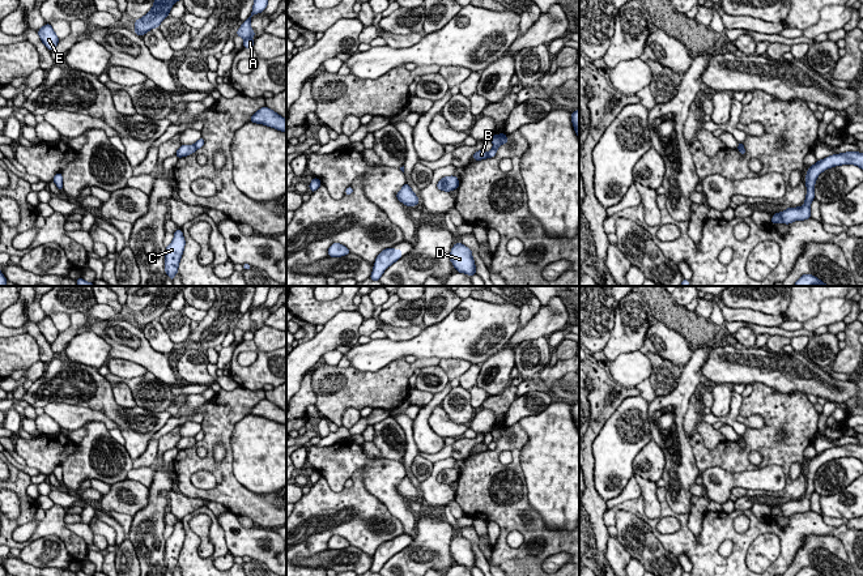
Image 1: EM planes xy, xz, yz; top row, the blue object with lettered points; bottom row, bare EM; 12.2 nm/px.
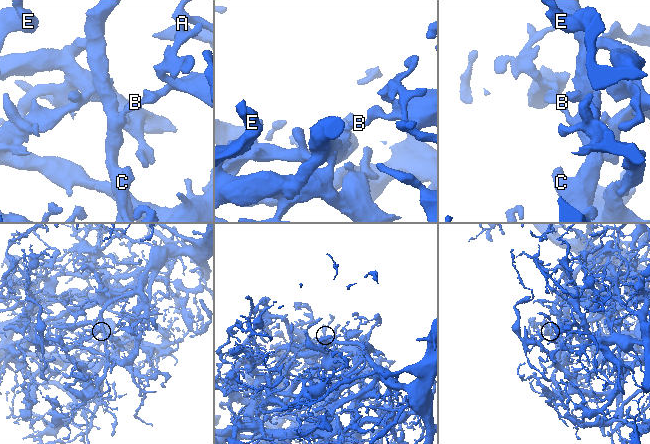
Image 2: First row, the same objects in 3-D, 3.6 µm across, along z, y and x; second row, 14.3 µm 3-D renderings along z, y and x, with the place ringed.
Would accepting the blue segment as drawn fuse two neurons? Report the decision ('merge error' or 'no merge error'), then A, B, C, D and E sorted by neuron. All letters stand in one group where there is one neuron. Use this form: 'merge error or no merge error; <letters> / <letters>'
merge error; A C D E / B

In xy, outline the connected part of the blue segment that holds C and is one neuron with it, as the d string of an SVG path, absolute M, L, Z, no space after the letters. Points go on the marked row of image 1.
M180 229L174 231L173 234L174 239L166 247L166 255L165 255L165 272L171 281L174 281L174 276L178 273L179 261L186 246L186 240L183 238L183 232Z

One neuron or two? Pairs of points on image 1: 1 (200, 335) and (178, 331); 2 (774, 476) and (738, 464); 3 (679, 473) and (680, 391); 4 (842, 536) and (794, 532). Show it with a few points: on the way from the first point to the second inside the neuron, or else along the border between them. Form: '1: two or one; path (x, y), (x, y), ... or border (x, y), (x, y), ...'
1: two; border (191, 331), (187, 340), (177, 348)
2: two; border (725, 470), (751, 472), (778, 465), (786, 478)
3: one; path (681, 452), (677, 435), (677, 412)
4: one; path (830, 530), (806, 529)

